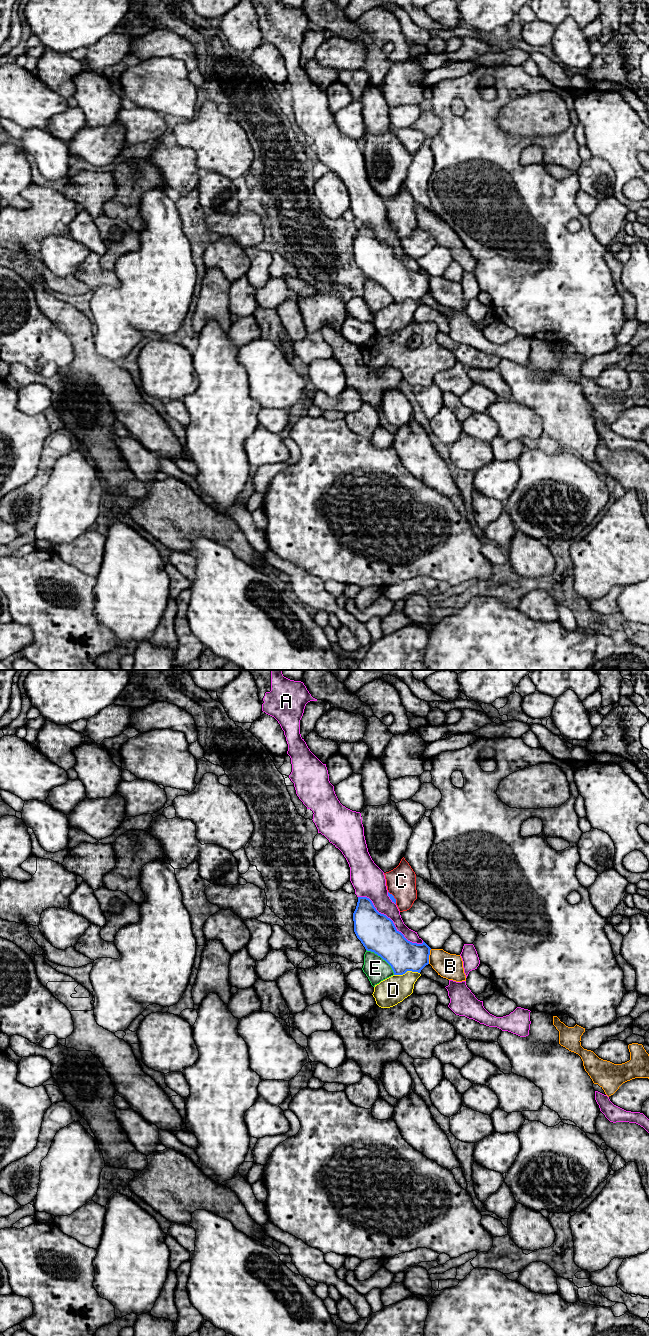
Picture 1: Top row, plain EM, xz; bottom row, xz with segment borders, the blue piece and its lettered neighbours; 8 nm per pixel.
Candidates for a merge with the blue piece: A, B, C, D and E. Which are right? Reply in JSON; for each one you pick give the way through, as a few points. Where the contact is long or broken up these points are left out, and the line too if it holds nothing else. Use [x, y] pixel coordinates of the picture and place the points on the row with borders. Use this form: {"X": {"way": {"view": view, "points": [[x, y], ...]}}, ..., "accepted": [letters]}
{"accepted": []}

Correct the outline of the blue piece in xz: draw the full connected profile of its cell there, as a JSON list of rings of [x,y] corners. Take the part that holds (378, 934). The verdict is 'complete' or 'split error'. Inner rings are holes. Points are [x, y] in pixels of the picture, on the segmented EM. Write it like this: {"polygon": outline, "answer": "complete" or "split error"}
{"polygon": [[[358,897],[356,909],[353,913],[354,932],[367,951],[374,952],[385,960],[392,968],[394,975],[403,975],[407,971],[418,972],[429,964],[431,948],[423,941],[422,944],[408,941],[399,932],[393,921],[386,915],[379,913],[372,901],[367,897]]], "answer": "complete"}

